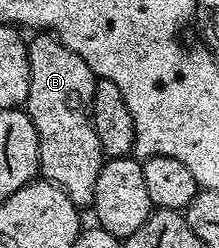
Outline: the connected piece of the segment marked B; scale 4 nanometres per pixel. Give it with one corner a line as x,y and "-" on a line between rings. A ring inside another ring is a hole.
37,33
34,36
27,43
31,85
23,109
31,117
39,137
39,171
50,183
59,185
75,206
85,209
95,197
95,181
99,181
103,162
99,137
91,118
98,78
87,61
83,61
79,53
71,53
56,35

